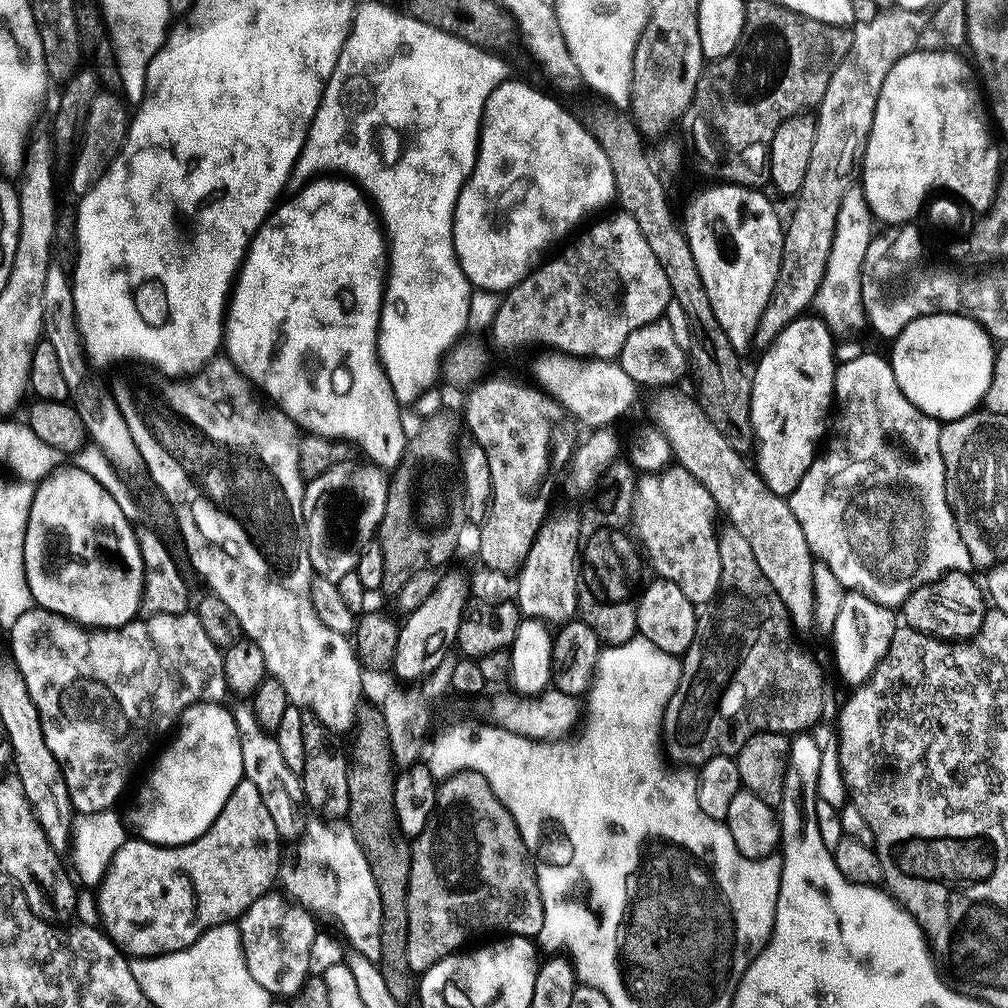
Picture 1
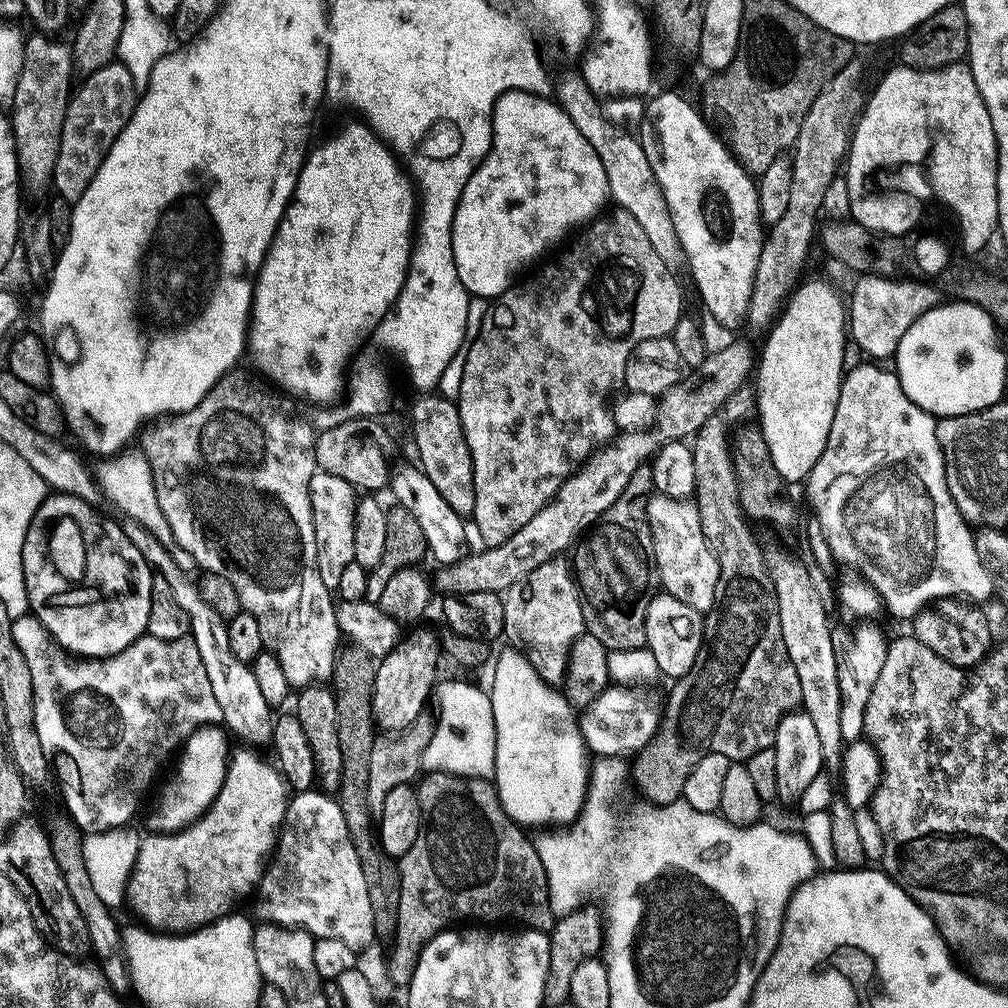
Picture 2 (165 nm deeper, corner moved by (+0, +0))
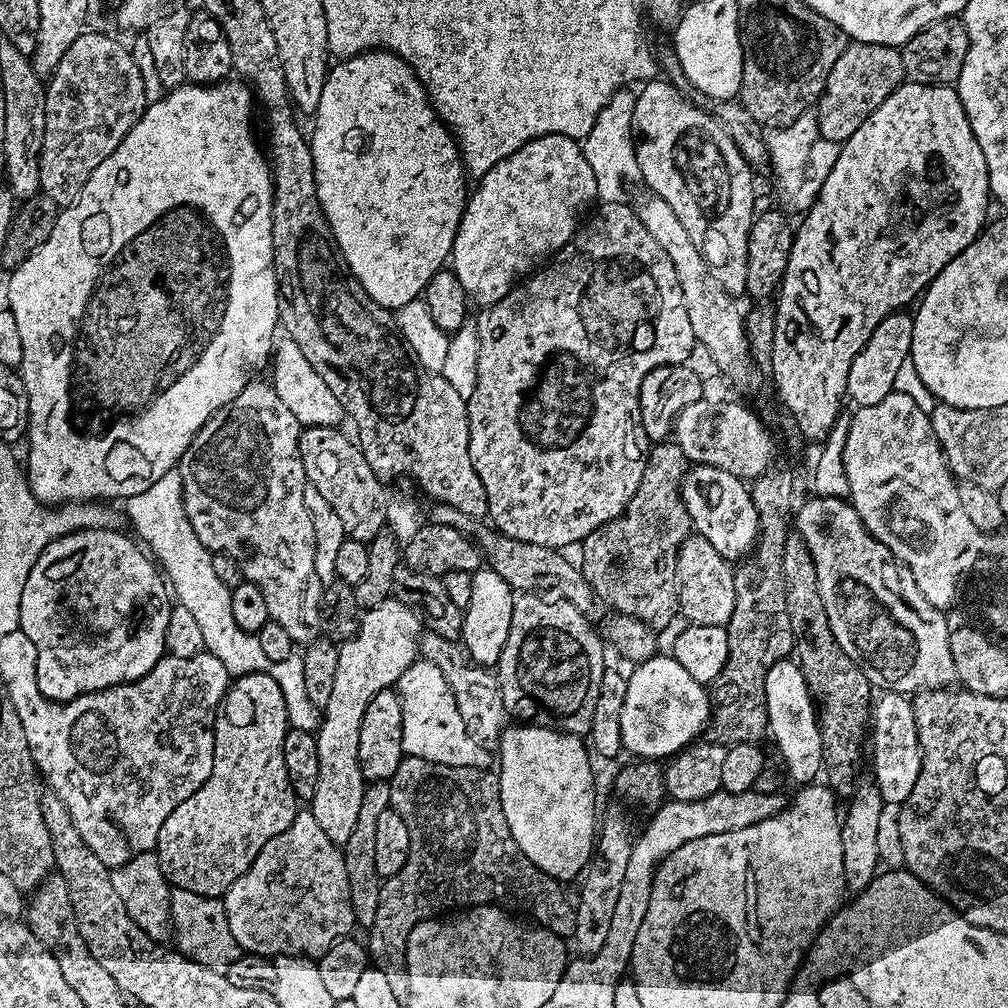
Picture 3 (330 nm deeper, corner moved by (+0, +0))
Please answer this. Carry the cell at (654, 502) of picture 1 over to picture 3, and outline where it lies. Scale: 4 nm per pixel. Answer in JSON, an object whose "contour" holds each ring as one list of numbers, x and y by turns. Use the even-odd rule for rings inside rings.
{"contour":[[695,534,685,536,676,549,676,602,682,616,684,612,685,621,706,626,726,626,730,622,730,614,734,614,735,601,734,572,729,561,724,560,722,554,718,554,718,550,706,542,706,538]]}

